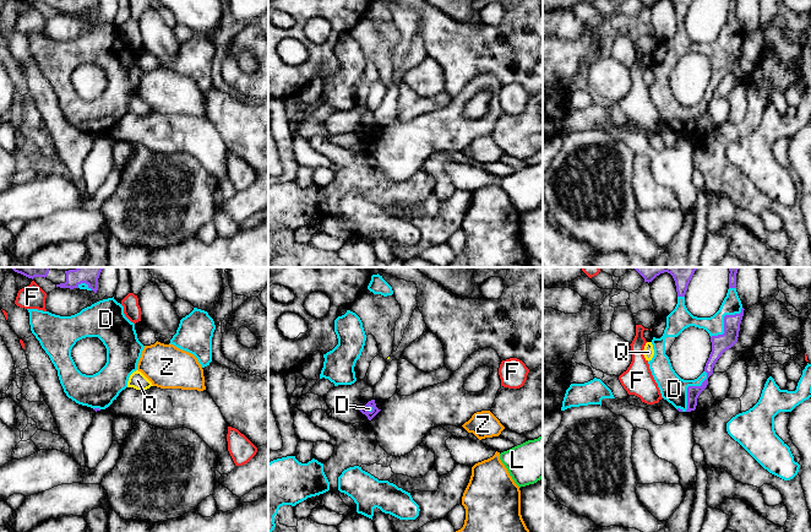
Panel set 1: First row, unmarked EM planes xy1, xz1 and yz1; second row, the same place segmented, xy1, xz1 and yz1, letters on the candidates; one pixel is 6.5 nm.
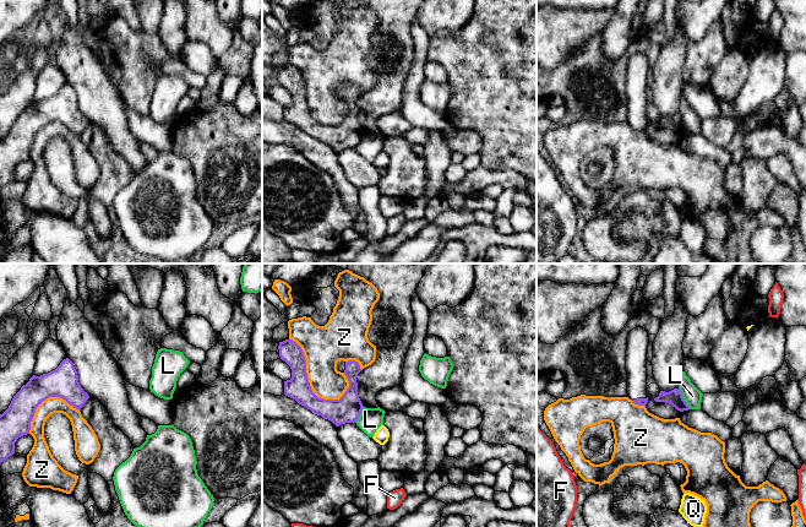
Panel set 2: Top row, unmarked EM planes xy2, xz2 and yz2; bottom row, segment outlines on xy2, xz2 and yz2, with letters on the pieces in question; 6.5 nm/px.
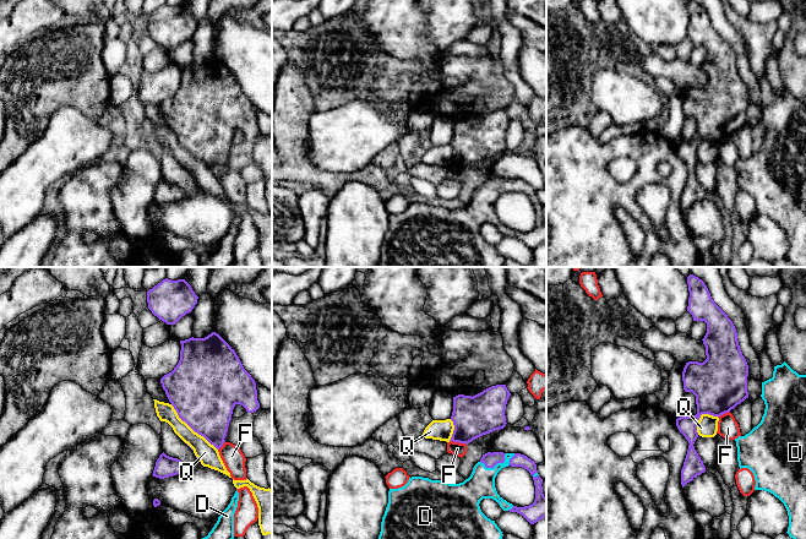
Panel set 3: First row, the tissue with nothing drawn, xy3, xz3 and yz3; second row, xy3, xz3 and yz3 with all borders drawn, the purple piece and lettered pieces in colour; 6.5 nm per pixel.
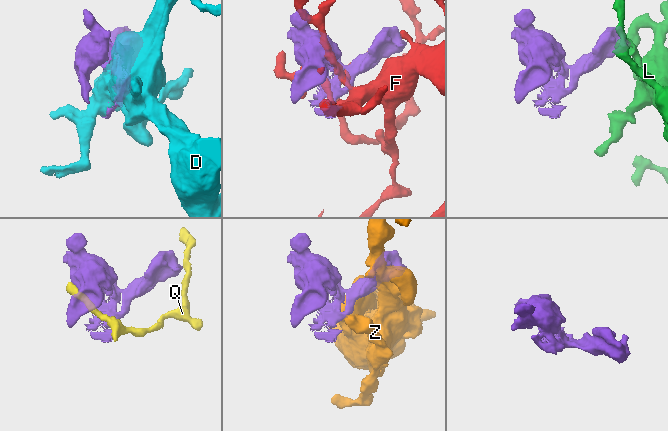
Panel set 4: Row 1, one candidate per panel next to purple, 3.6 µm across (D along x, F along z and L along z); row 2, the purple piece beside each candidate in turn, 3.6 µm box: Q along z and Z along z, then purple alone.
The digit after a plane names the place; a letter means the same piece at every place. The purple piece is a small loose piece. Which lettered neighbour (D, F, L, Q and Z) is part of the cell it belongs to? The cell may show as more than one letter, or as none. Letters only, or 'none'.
D

